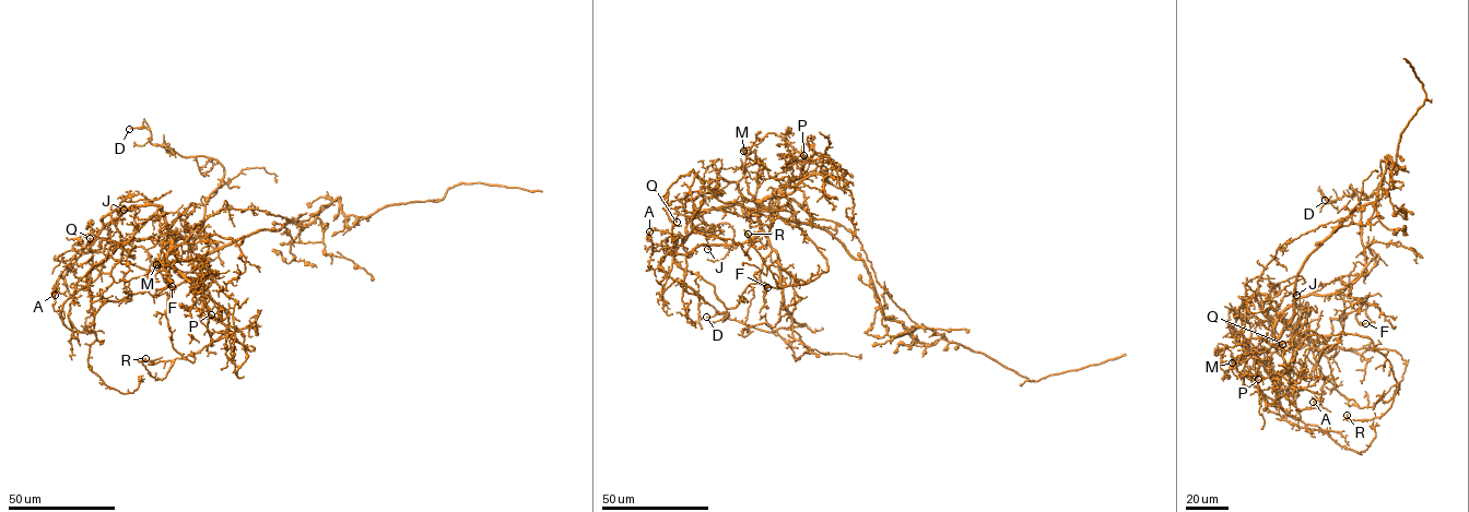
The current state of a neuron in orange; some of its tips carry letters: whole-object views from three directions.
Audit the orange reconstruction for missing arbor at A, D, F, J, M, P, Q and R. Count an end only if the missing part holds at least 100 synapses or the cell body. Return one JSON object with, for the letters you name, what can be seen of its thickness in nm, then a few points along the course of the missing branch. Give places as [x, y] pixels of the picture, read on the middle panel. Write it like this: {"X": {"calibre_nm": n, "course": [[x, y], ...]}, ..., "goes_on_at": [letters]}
{"goes_on_at": []}

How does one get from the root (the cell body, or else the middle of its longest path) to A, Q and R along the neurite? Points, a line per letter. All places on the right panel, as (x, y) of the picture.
A: (1297, 274), (1292, 318), (1279, 336), (1277, 311), (1266, 295), (1255, 298), (1308, 341), (1325, 378), (1313, 402)
Q: (1297, 274), (1292, 318), (1279, 336), (1273, 328), (1280, 314), (1292, 332), (1293, 346), (1282, 356), (1282, 344)
R: (1297, 274), (1292, 318), (1278, 343), (1307, 329), (1368, 337), (1398, 384), (1381, 417), (1347, 415)

